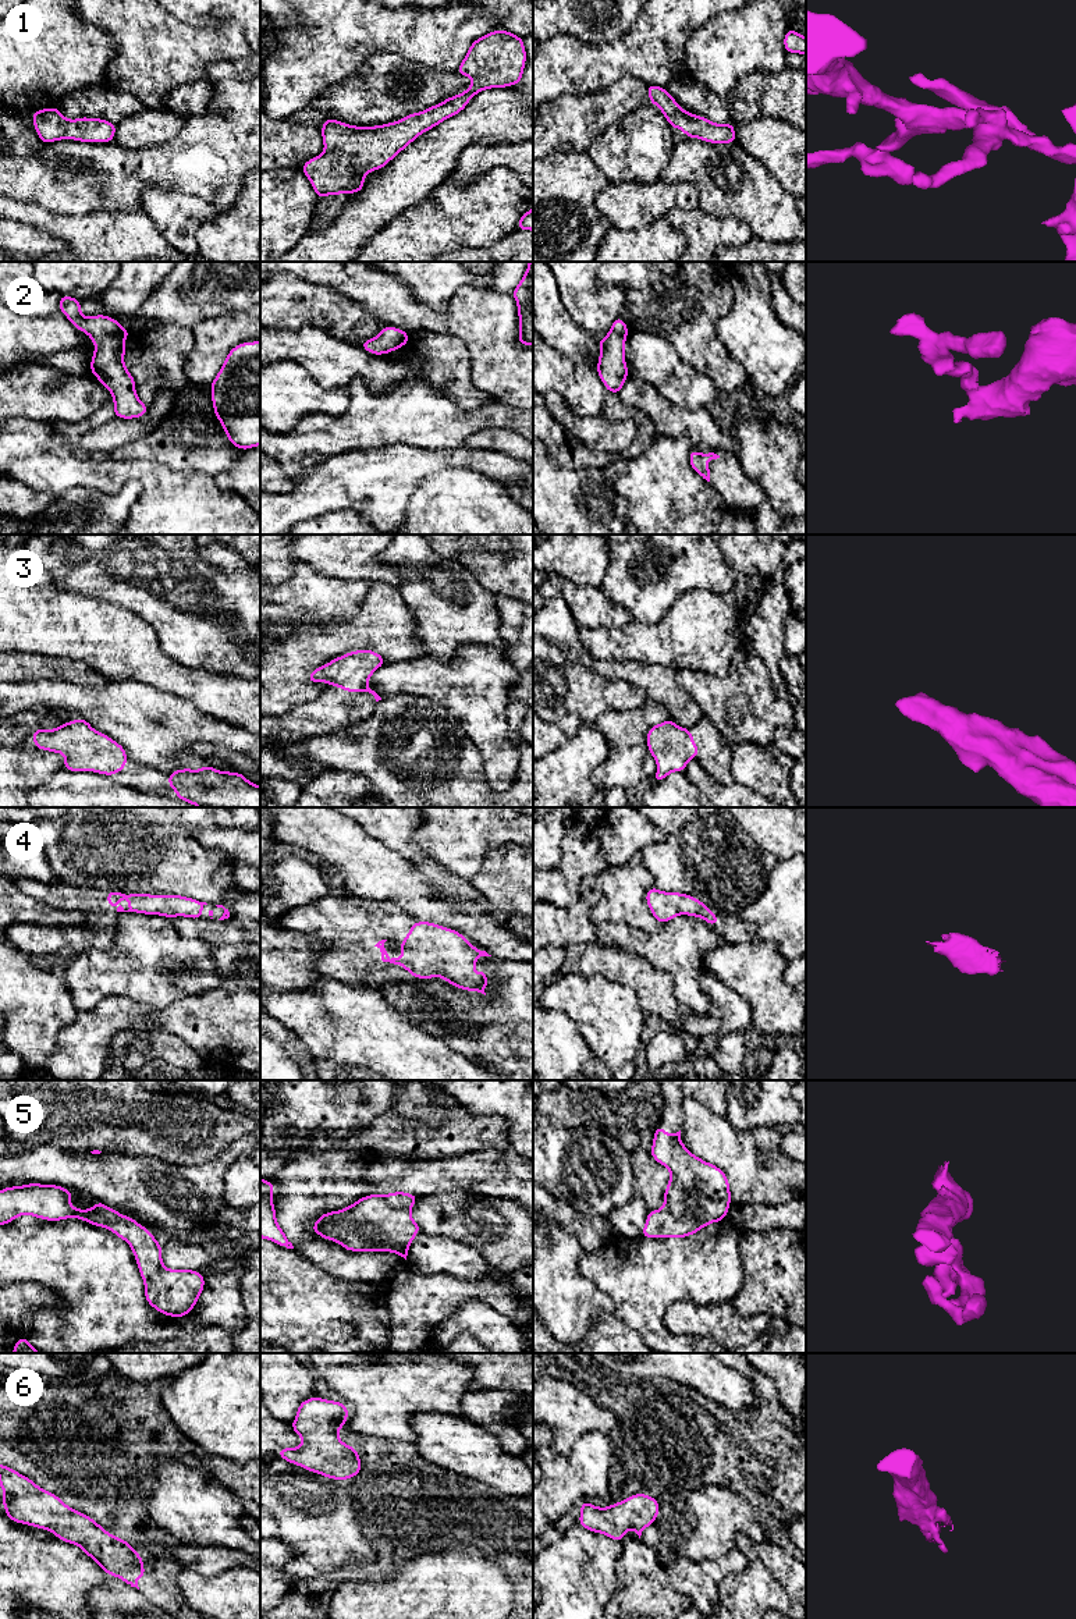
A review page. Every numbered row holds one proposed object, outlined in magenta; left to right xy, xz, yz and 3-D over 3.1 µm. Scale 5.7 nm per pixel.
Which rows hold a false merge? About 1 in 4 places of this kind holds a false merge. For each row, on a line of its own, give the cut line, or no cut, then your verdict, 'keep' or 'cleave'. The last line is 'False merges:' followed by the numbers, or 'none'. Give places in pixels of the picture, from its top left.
1: no cut | keep
2: no cut | keep
3: no cut | keep
4: no cut | keep
5: no cut | keep
6: no cut | keep
False merges: none

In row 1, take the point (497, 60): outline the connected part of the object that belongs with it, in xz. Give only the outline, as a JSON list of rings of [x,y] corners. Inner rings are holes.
[[[491,31],[470,45],[457,70],[473,79],[461,95],[383,125],[356,127],[327,118],[320,129],[324,152],[301,168],[317,198],[358,194],[365,187],[365,175],[381,170],[422,132],[462,111],[476,93],[518,85],[525,63],[522,38],[509,31]]]

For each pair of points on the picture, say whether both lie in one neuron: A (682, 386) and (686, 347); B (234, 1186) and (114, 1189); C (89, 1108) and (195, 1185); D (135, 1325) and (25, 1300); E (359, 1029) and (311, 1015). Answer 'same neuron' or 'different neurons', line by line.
A: different neurons
B: different neurons
C: different neurons
D: different neurons
E: same neuron

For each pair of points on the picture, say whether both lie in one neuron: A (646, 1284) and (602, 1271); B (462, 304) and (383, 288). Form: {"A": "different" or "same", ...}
{"A": "same", "B": "same"}

